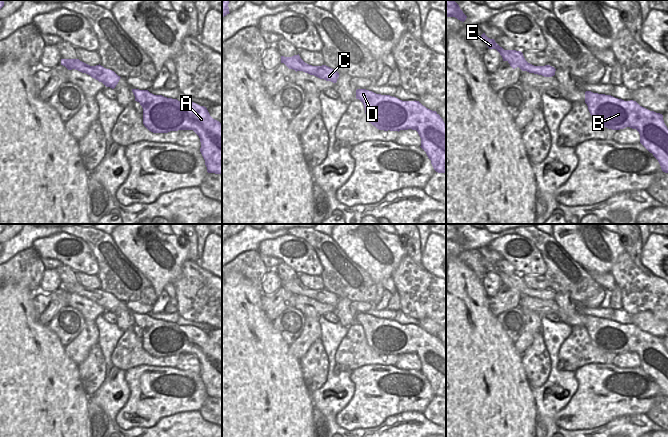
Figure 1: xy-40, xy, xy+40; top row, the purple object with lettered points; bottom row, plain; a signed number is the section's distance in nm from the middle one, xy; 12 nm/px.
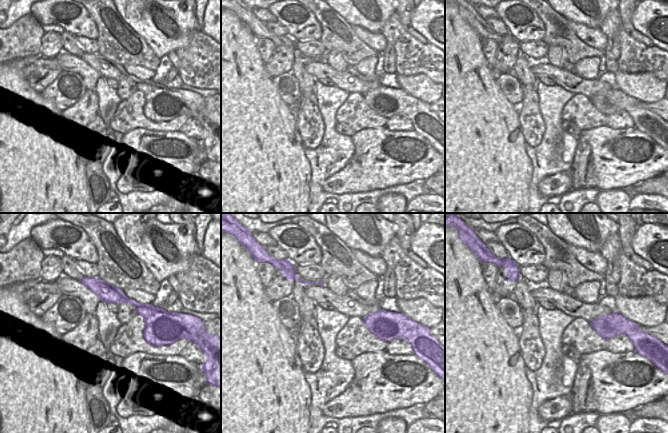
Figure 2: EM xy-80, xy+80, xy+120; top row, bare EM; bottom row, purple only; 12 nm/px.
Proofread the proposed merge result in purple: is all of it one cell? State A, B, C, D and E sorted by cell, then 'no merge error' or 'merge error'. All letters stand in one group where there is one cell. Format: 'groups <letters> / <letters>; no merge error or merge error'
groups A B C D E; no merge error

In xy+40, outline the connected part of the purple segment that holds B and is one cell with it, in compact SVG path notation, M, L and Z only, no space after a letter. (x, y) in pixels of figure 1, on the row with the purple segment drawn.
M585 92L585 103L593 120L602 127L620 130L626 127L636 129L640 143L658 160L663 172L668 173L668 128L663 115L640 106L636 101L624 101L611 95Z

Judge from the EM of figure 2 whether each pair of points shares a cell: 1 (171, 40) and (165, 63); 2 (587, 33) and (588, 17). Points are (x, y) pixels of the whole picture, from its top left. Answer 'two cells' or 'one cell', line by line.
1: two cells
2: two cells

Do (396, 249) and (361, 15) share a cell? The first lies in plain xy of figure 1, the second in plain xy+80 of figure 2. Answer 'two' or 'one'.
one

